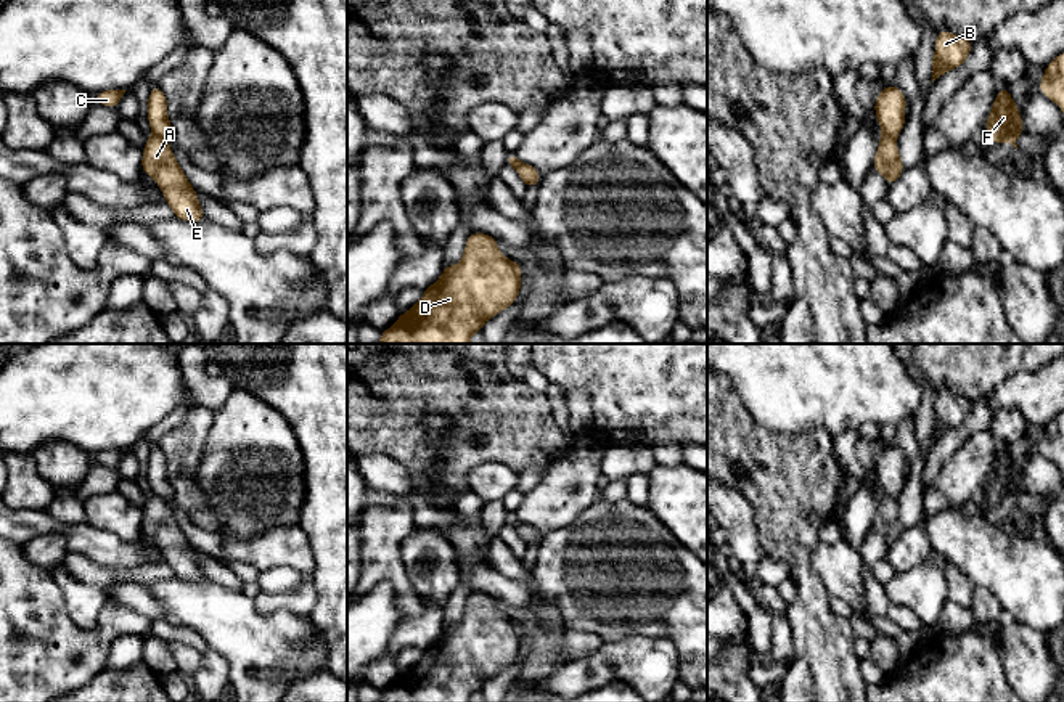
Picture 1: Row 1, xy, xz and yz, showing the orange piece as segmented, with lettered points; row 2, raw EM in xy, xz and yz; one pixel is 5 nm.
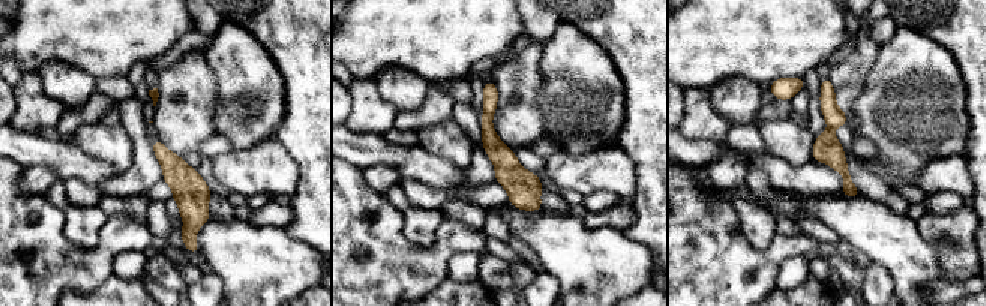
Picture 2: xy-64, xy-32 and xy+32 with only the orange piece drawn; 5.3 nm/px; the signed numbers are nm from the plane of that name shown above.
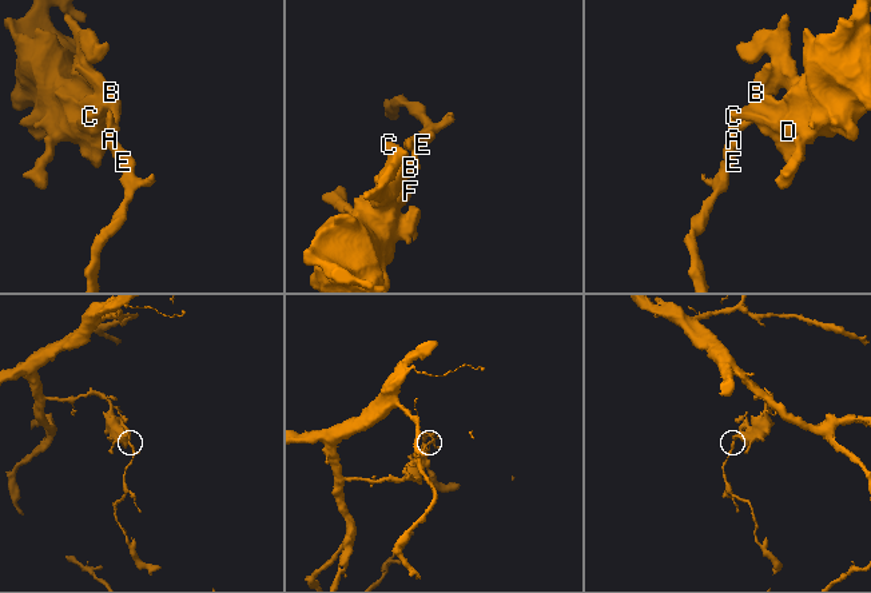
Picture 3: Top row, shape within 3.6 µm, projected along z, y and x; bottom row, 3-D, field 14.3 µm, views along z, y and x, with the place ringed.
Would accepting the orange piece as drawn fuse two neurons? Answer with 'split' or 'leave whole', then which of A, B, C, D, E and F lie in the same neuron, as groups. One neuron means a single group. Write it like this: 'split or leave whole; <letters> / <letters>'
split; A E / B C D F

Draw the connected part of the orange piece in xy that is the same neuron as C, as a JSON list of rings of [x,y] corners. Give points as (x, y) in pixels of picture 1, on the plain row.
[[[104,450],[95,455],[95,459],[106,467],[117,467],[125,450]]]

